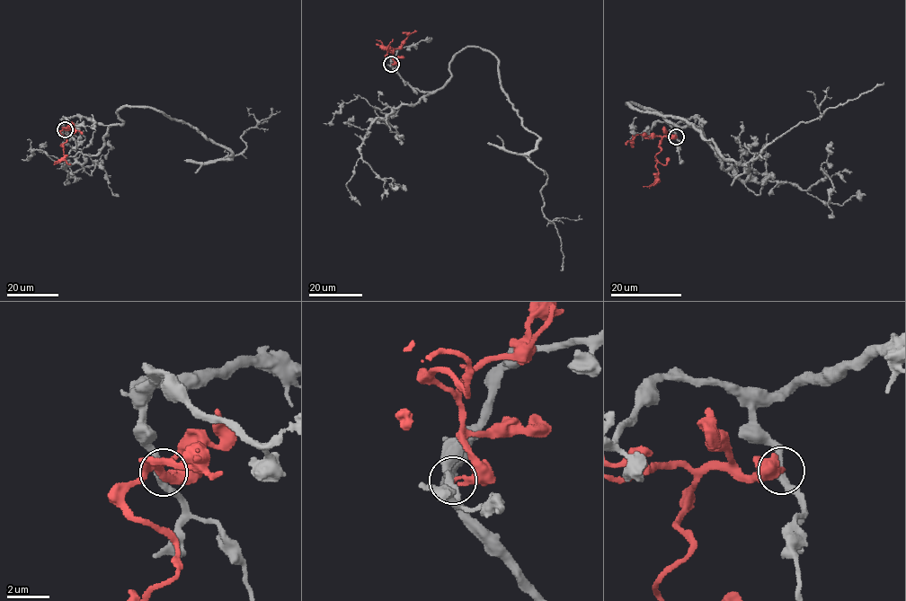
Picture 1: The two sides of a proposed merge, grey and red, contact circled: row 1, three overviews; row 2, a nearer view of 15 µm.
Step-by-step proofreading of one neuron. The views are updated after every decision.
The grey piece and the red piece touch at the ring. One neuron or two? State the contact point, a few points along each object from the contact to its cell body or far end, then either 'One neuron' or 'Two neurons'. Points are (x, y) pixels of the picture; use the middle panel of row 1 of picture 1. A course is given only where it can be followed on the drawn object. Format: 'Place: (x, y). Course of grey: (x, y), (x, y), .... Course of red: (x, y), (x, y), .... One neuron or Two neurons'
Place: (391, 64). Course of grey: (391, 64), (436, 91), (466, 47), (492, 54), (538, 137), (526, 156), (546, 174), (560, 269). Course of red: (391, 64), (393, 55), (389, 50), (393, 52), (393, 48), (386, 48), (393, 39). Two neurons

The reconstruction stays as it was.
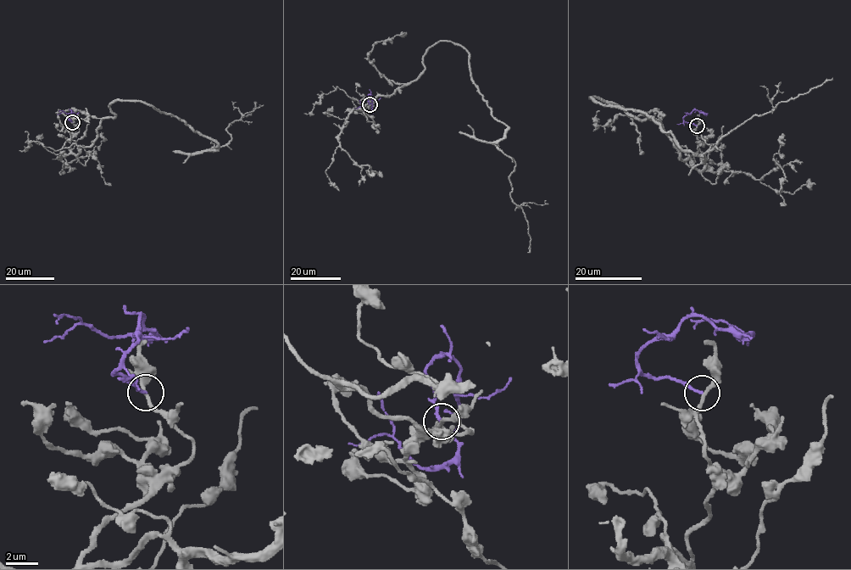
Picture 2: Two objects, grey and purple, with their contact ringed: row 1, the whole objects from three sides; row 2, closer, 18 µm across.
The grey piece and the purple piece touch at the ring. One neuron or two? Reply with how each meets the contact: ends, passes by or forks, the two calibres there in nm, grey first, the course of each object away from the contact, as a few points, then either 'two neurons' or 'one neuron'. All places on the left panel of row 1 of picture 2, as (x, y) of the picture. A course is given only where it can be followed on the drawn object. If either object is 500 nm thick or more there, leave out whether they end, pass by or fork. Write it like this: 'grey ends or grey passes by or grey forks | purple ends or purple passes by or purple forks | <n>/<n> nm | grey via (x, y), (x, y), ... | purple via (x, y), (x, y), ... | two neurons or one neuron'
grey passes by | purple ends | 220/170 nm | grey via (72, 122), (80, 131), (63, 147), (89, 147), (115, 114), (112, 103), (141, 101), (215, 149), (253, 102) | purple via (72, 121), (67, 119), (71, 110), (74, 112), (58, 111) | two neurons

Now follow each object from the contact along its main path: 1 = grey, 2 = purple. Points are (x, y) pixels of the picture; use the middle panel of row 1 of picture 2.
1: (369, 104), (353, 99), (408, 84), (438, 41), (461, 45), (507, 126), (495, 145), (514, 161), (527, 252)
2: (369, 104), (367, 96), (370, 94), (372, 109), (369, 112), (362, 107), (359, 100)

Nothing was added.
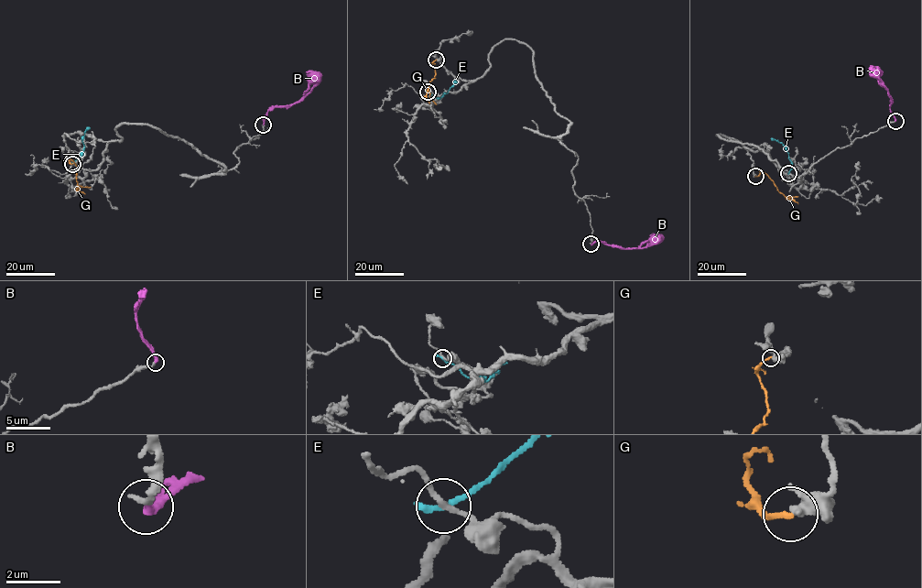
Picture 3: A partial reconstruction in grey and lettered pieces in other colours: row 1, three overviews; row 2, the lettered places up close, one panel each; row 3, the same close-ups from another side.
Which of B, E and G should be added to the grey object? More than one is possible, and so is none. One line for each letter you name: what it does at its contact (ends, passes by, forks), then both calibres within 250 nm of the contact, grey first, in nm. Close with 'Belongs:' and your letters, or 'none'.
B: it ends there; 280 nm thick on the grey side, 320 nm on the other
Belongs: B

